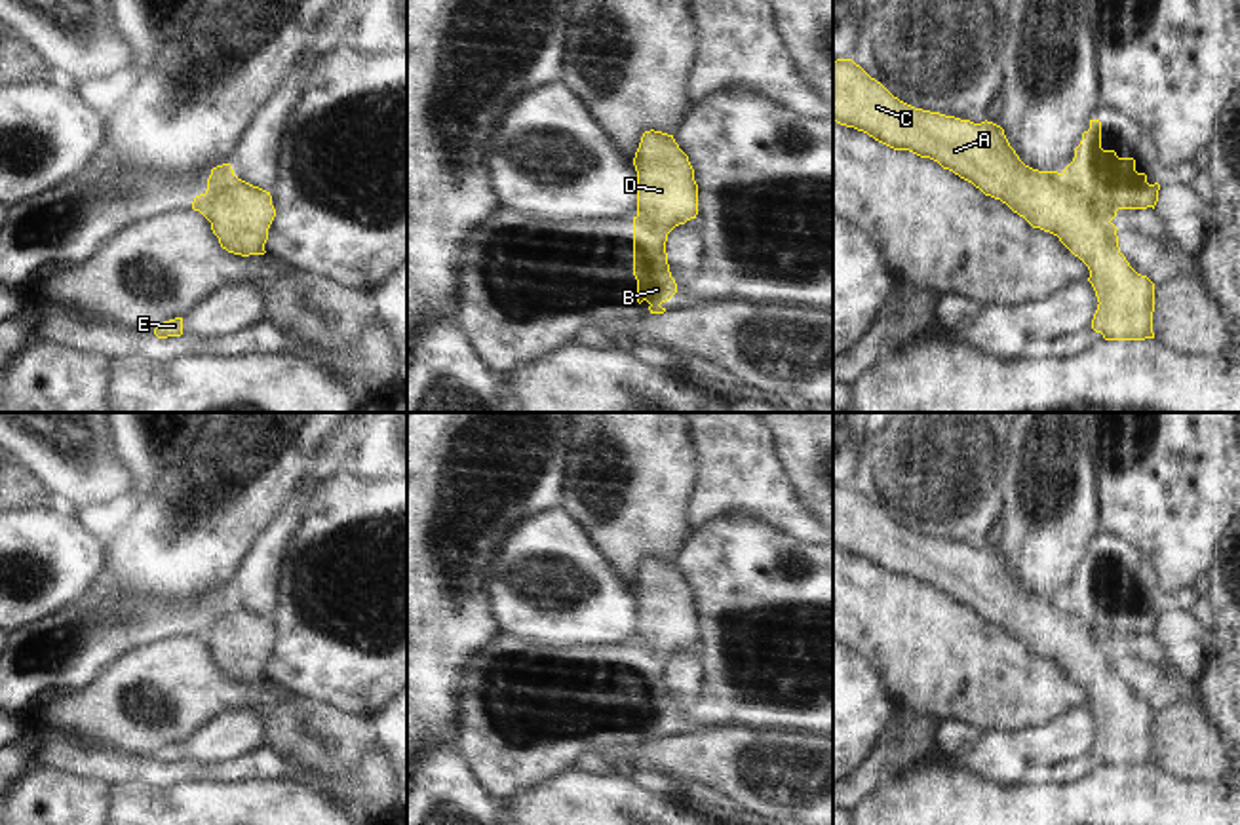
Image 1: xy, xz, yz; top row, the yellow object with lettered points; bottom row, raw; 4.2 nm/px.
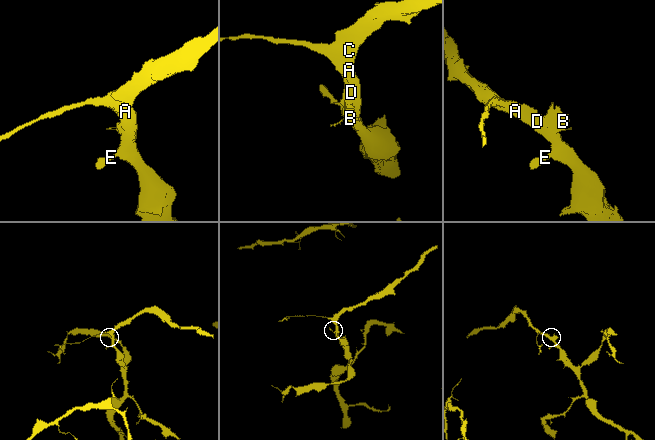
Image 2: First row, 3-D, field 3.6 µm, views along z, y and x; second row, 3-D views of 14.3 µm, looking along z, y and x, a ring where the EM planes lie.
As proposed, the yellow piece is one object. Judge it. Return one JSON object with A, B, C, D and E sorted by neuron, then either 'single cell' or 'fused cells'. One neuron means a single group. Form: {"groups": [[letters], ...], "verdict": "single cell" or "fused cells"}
{"groups": [["A", "C", "D", "E"], ["B"]], "verdict": "fused cells"}

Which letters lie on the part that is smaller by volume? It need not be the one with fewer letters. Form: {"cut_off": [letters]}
{"cut_off": ["B"]}

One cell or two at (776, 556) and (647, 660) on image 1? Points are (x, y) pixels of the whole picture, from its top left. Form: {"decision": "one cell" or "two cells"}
{"decision": "one cell"}

